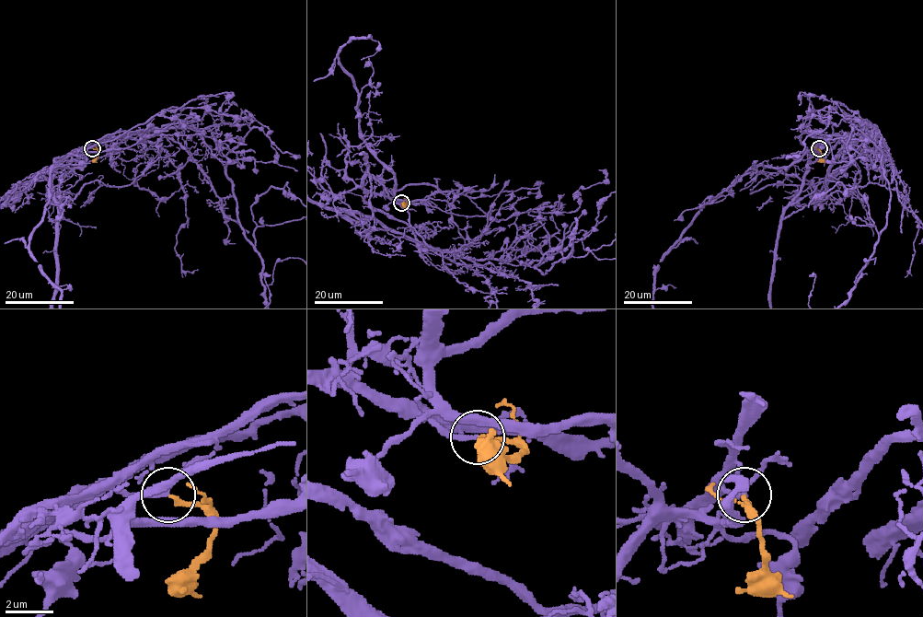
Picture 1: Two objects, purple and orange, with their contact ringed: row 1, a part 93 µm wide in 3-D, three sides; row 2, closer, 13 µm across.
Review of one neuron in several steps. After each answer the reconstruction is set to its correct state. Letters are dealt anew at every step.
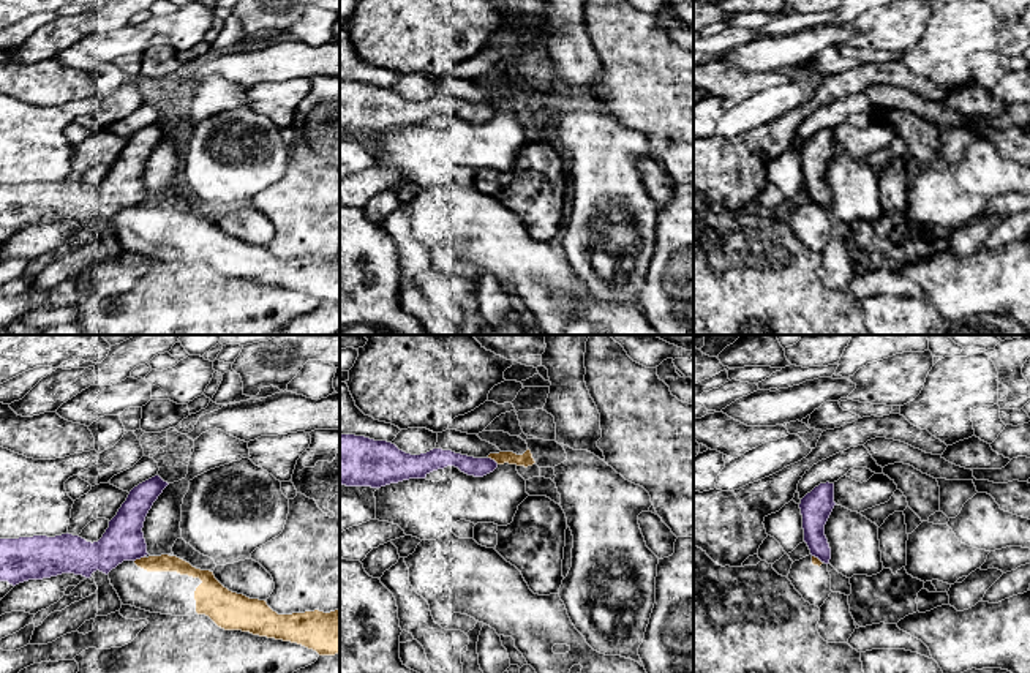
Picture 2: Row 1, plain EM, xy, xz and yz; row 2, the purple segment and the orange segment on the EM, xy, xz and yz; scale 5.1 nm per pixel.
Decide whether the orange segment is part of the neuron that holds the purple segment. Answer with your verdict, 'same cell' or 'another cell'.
another cell

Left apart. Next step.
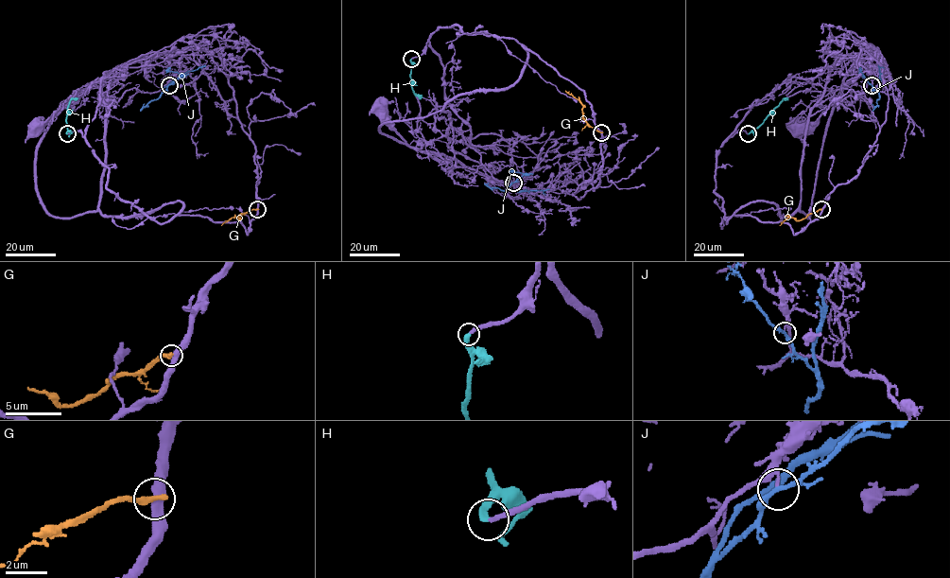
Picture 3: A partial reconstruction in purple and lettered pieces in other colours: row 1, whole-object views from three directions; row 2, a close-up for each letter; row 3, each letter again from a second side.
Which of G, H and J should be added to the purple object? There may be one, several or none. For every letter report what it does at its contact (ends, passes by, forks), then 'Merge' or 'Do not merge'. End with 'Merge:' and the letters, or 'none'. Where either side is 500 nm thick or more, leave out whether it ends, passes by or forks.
G: It ends there. Do not merge
H: It ends there. Merge
J: It passes by. Do not merge
Merge: H

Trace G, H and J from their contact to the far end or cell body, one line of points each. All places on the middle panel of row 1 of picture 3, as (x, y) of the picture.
G: (601, 132), (583, 117), (580, 102), (565, 91)
H: (411, 59), (411, 87), (422, 97)
J: (513, 183), (507, 189), (549, 189)

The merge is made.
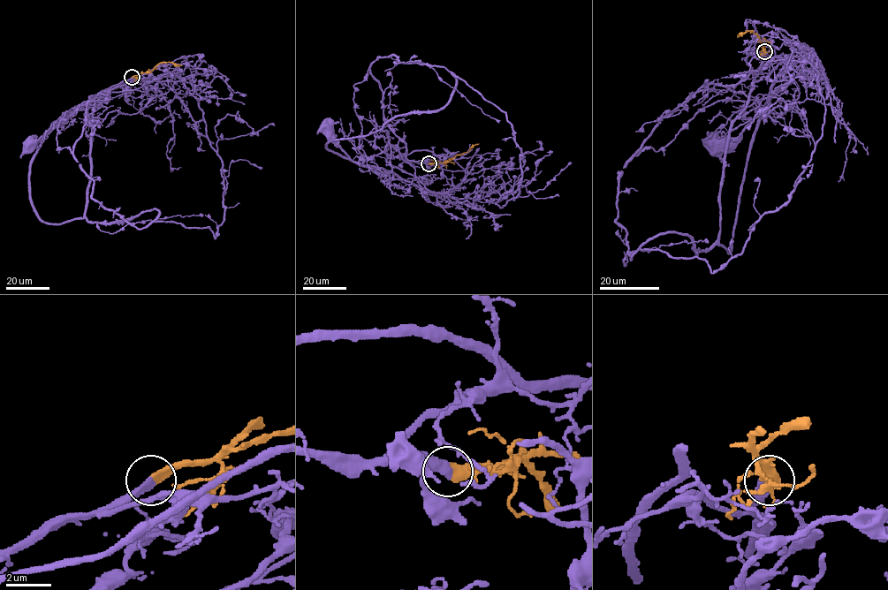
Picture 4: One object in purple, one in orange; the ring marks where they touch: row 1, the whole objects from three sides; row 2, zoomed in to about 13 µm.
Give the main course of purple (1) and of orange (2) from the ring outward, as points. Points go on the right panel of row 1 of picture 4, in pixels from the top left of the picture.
1: (764, 51), (749, 96), (768, 106), (738, 136), (713, 144)
2: (764, 51), (759, 37), (752, 31), (737, 35)

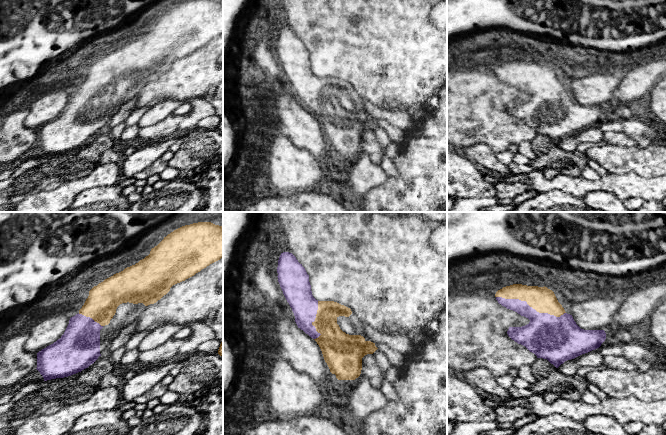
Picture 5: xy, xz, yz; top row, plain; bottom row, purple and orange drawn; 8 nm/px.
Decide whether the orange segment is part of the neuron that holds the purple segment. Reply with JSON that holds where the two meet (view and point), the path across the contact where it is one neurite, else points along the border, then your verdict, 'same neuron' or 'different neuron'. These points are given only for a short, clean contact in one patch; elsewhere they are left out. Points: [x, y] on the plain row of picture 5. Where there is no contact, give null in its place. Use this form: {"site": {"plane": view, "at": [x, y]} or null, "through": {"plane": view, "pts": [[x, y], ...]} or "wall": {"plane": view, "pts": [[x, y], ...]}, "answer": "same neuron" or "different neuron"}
{"site": {"plane": "yz", "at": [531, 83]}, "answer": "same neuron"}

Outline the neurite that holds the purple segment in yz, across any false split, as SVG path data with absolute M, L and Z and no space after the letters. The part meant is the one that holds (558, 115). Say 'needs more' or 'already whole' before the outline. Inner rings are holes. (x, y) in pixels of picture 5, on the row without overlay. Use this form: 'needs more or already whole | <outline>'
needs more | M513 60L503 63L495 70L499 80L530 96L522 103L509 103L508 112L525 122L537 134L547 135L558 144L567 136L574 135L601 122L606 115L604 106L584 106L567 90L554 68L547 63Z

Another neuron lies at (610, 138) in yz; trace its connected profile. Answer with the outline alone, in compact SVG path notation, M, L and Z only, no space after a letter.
M603 132L601 143L621 147L635 146L635 141L623 132Z

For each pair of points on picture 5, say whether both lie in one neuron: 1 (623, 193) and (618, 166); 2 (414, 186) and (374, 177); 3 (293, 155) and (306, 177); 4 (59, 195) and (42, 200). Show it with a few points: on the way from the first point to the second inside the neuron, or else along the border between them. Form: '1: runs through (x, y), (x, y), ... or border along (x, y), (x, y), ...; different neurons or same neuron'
1: border along (607, 172), (636, 173), (643, 177); different neurons
2: border along (389, 178), (366, 193); different neurons
3: runs through (293, 160), (293, 164), (301, 172); same neuron
4: runs through (55, 199), (46, 200); same neuron

